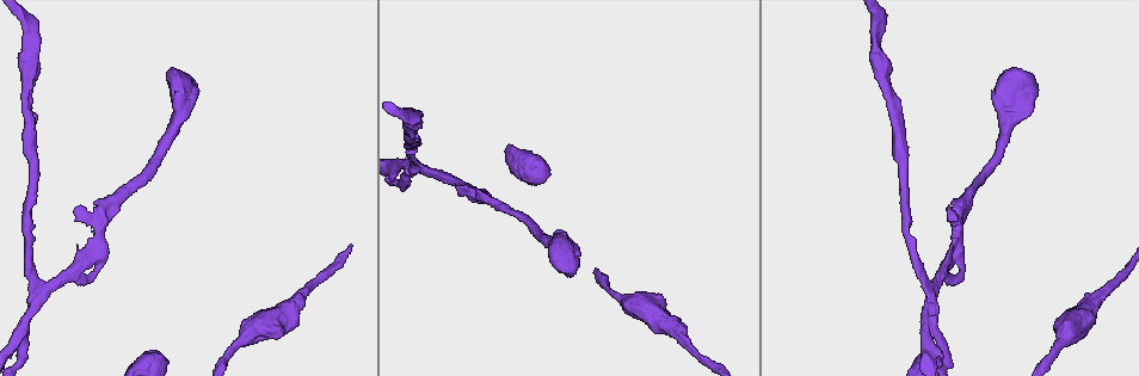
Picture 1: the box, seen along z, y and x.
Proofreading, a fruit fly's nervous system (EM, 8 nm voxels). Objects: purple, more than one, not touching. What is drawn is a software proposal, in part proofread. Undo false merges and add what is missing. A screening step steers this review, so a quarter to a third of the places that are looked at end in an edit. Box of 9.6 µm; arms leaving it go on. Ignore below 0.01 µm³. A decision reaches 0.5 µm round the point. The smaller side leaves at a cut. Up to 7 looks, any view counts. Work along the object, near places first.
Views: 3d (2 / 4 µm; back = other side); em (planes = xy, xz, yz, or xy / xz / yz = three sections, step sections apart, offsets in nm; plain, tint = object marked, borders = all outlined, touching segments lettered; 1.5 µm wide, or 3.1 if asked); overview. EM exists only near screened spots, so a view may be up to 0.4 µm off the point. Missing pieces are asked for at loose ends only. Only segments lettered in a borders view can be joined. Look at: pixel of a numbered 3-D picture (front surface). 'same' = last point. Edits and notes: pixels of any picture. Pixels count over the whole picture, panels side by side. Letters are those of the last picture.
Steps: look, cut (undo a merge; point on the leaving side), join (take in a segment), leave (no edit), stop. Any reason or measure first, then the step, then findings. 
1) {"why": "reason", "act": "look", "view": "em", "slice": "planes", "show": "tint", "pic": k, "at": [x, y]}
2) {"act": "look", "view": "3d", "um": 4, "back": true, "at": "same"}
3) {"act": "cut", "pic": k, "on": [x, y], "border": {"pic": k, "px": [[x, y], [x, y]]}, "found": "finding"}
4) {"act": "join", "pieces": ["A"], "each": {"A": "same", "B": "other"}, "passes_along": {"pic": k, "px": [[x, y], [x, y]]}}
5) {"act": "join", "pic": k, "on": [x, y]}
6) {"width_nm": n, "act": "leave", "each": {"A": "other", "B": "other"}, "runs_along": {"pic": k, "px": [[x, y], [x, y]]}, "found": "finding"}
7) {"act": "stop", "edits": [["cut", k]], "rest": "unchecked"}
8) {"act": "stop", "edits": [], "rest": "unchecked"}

{"why": "side arm on a straight run", "act": "look", "view": "em", "slice": "planes", "show": "tint", "pic": 1, "at": [405, 165]}

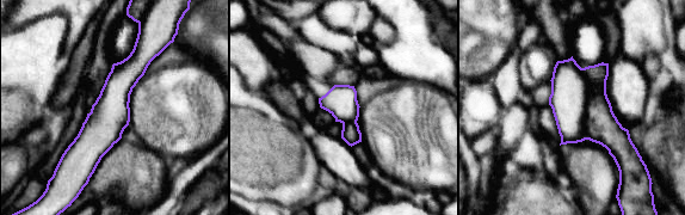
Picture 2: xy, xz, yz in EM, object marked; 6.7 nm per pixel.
{"why": "what lies round it", "act": "look", "view": "em", "slice": "planes", "show": "borders", "at": "same"}

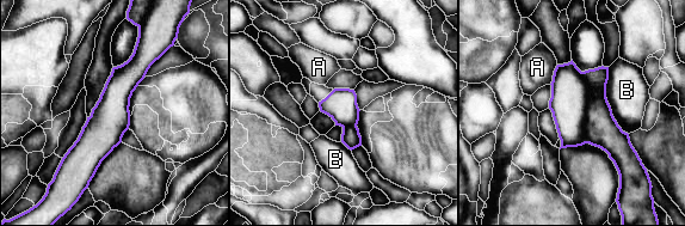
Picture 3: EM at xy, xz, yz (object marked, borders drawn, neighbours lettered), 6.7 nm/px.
{"act": "cut", "pic": 3, "on": [600, 128], "each": {"A": "other", "B": "other"}, "border": {"pic": 3, "px": [[581, 72], [587, 142]]}, "found": "a second neuron is stuck on"}

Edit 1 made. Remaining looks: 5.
{"why": "branch stops here", "act": "look", "view": "3d", "um": 2, "pic": 1, "at": [471, 200]}

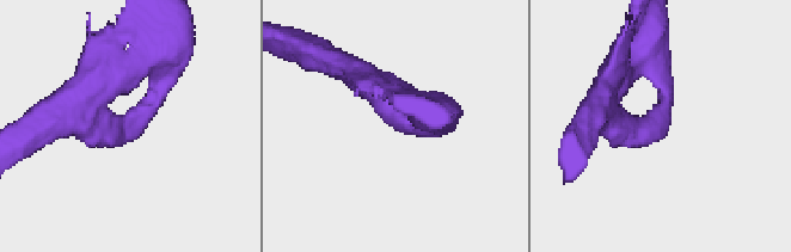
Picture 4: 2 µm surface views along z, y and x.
{"act": "look", "view": "em", "slice": "planes", "show": "plain", "pic": 4, "at": [389, 125]}

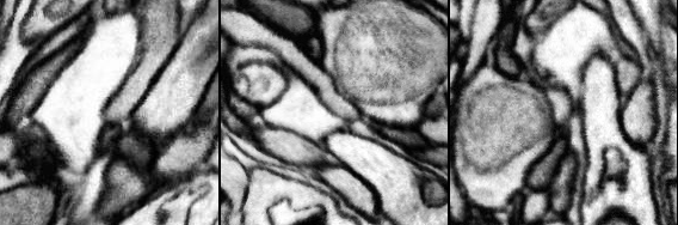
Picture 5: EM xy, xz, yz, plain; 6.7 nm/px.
{"why": "what lies round it", "act": "look", "view": "em", "slice": "planes", "show": "borders", "at": "same"}

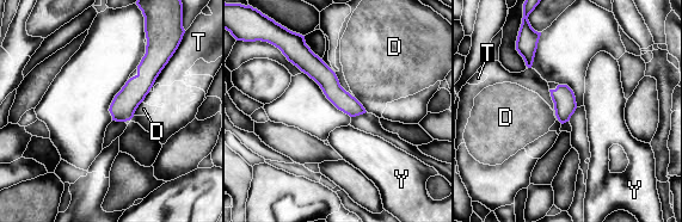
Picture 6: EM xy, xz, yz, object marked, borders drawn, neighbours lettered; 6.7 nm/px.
{"longest_contact_nm": ["T", 260], "act": "leave", "each": {"D": "other", "T": "other", "Y": "other"}, "runs_along": {"pic": 6, "px": [[301, 48], [330, 85], [360, 111]]}, "found": "no lettered segment goes on from it"}

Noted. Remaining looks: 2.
{"act": "stop", "edits": [["cut", 3]], "rest": "unchecked"}

